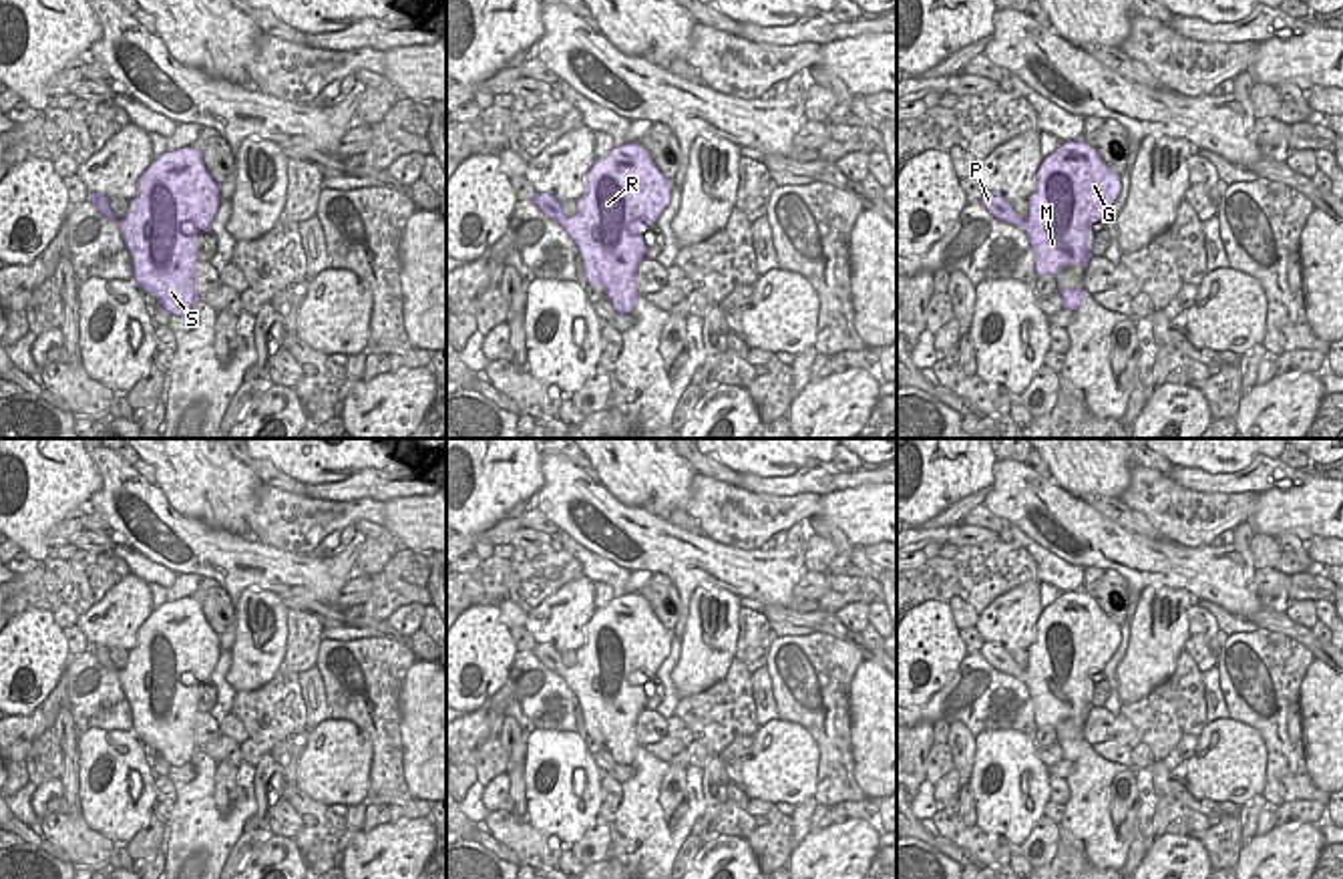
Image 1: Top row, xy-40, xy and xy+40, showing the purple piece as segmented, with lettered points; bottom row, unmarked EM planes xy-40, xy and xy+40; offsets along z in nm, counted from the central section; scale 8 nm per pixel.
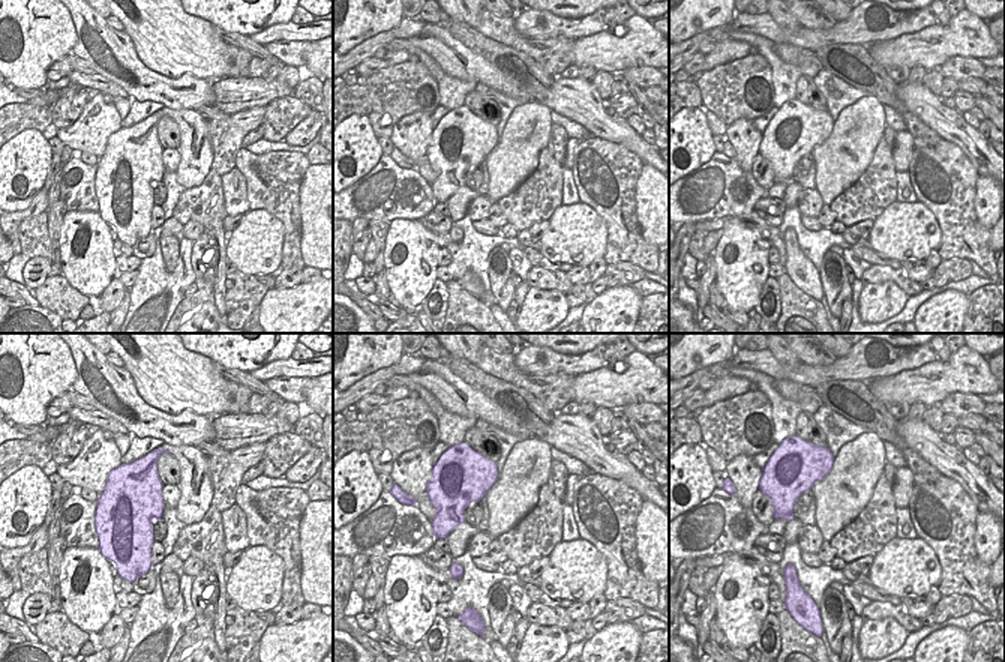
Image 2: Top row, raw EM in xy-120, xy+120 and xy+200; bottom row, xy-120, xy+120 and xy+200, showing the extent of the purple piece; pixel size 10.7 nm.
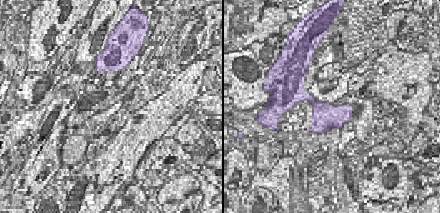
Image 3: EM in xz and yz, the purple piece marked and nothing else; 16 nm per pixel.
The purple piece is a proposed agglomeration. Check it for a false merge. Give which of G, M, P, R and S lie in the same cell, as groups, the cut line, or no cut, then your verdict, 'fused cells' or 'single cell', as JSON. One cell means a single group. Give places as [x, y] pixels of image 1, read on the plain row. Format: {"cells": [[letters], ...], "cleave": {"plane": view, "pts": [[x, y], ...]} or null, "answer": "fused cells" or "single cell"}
{"cells": [["G", "M", "P", "R", "S"]], "cleave": null, "answer": "single cell"}

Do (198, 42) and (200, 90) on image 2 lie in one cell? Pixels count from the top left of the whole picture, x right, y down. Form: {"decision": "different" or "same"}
{"decision": "different"}

